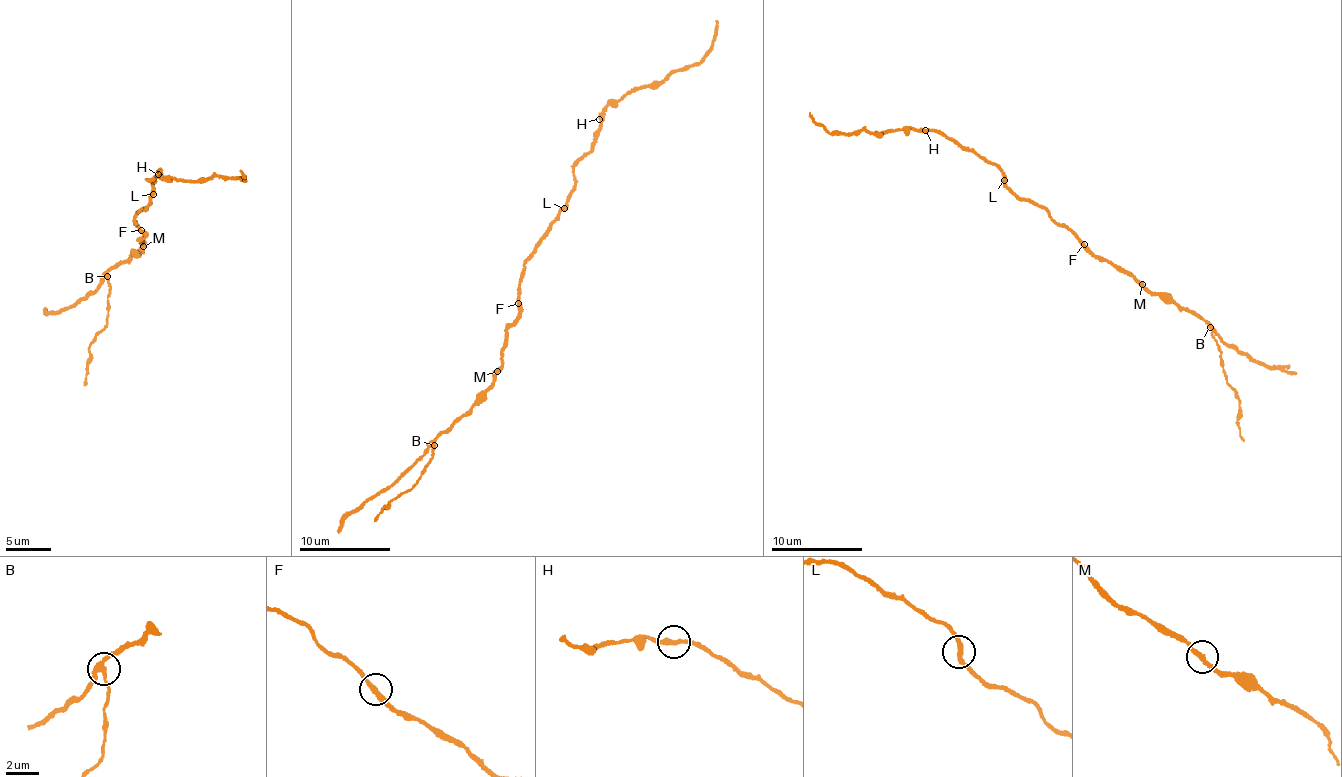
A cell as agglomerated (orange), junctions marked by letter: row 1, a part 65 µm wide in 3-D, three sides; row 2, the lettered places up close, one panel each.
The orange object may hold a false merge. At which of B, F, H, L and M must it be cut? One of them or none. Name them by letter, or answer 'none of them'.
B

